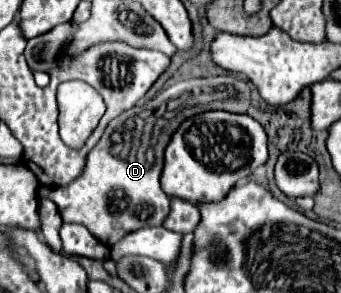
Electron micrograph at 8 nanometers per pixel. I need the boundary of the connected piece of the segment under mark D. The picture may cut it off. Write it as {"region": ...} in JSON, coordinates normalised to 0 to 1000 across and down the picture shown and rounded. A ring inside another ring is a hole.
{"region":[[[680,249],[616,270],[551,270],[463,317],[446,352],[393,365],[346,392],[282,502],[258,522],[246,584],[194,638],[147,652],[188,761],[246,768],[305,836],[334,836],[364,795],[428,768],[475,768],[499,720],[499,672],[469,645],[469,577],[481,563],[481,495],[522,440],[528,413],[610,372],[721,386],[733,358],[733,297],[710,263]]]}

